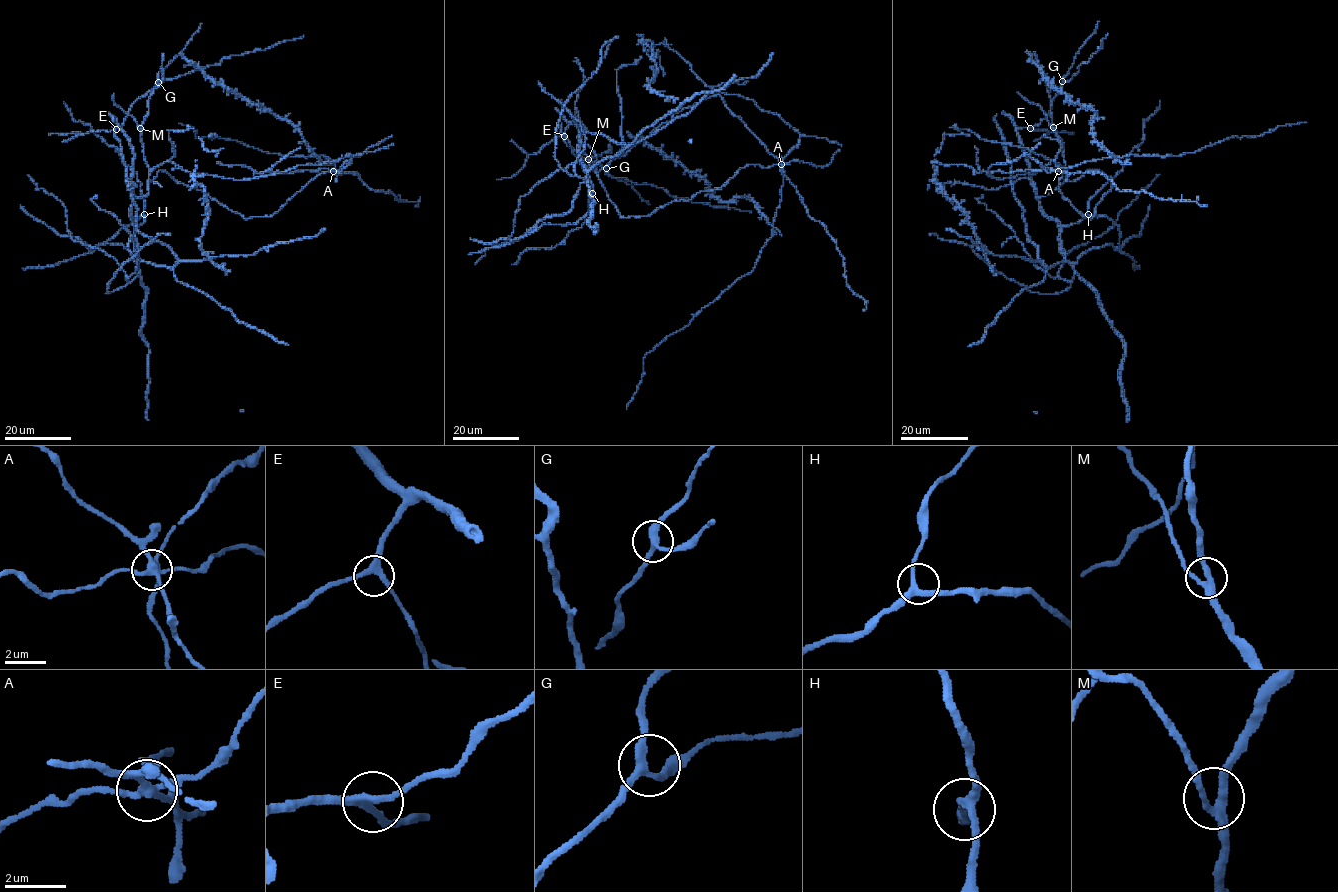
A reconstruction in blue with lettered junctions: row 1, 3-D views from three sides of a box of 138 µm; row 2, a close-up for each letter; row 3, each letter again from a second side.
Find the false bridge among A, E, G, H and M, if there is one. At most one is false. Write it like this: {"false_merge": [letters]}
{"false_merge": ["A"]}

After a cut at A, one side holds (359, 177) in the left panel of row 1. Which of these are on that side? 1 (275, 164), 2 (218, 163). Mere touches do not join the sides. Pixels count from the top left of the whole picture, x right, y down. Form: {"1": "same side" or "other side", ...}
{"1": "same side", "2": "same side"}

